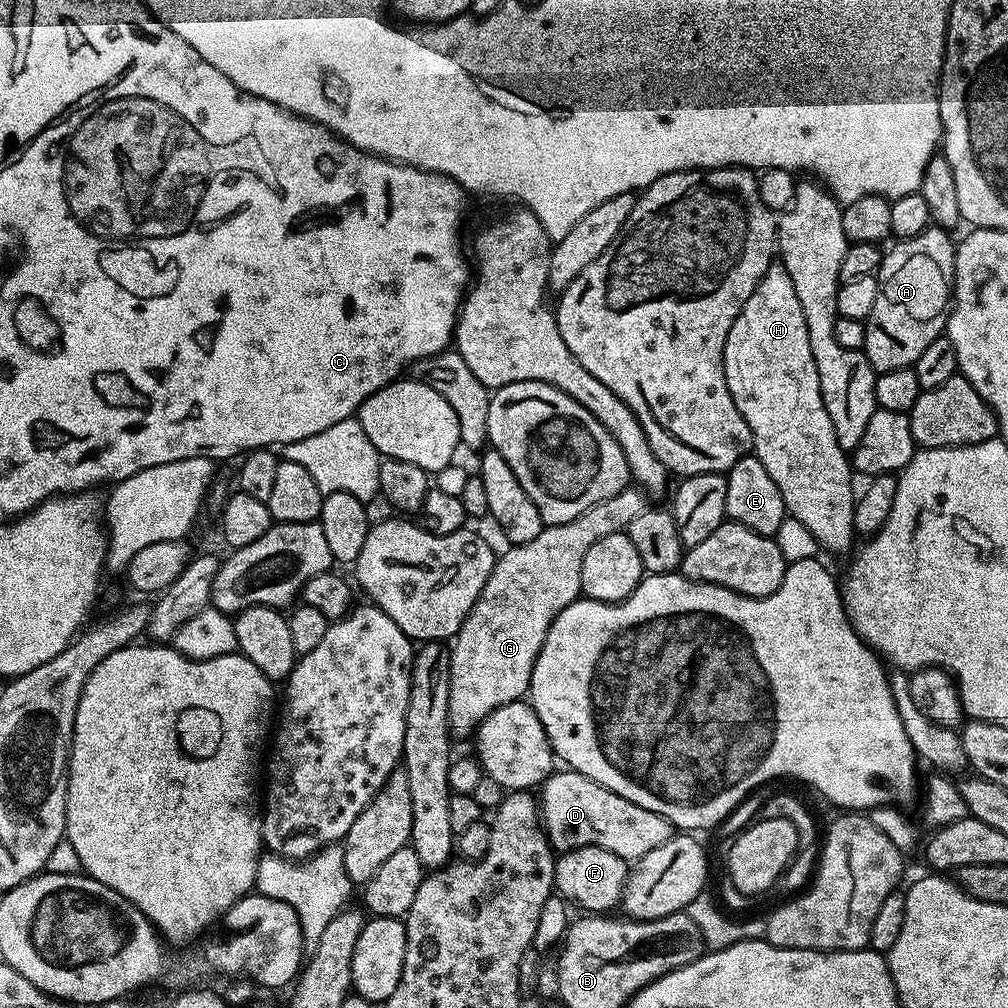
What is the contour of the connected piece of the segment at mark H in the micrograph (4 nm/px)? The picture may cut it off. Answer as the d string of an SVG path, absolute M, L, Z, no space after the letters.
M772 263L766 270L764 277L758 282L754 294L746 298L746 306L738 314L734 326L730 326L730 334L726 338L724 347L724 373L726 374L726 386L730 390L730 398L734 398L734 406L746 418L746 422L752 431L752 448L754 455L760 459L762 466L766 466L766 474L774 478L774 486L778 486L778 494L782 494L787 515L791 519L802 522L806 530L816 539L817 545L828 552L844 552L852 544L854 537L854 510L856 509L856 496L852 492L852 476L854 469L850 463L849 453L842 446L838 446L838 438L834 434L834 426L830 422L830 414L826 414L826 406L822 402L822 390L818 382L818 366L814 366L814 354L810 354L810 334L806 334L806 318L802 314L802 302L798 302L798 294L794 291L794 282L790 282L790 274L786 274L783 264Z

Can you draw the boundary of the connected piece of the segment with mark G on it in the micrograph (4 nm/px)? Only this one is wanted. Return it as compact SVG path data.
M635 486L623 488L614 498L606 498L602 502L598 502L594 506L590 506L590 510L586 510L576 520L571 520L565 524L550 524L538 534L538 538L530 538L530 542L525 544L513 544L505 547L505 552L499 553L496 565L492 568L490 578L486 582L486 586L482 586L482 594L478 598L478 602L474 602L474 606L470 610L470 614L466 618L466 622L462 622L462 626L456 631L456 635L450 644L450 710L448 711L448 731L453 737L459 736L471 737L479 728L488 715L496 708L501 708L507 704L513 704L515 700L524 700L529 695L530 685L532 682L532 667L538 658L538 654L544 645L546 634L550 630L550 626L554 622L554 618L558 618L558 614L566 606L570 606L581 595L580 579L582 578L582 558L586 558L586 550L590 550L590 546L594 546L594 542L598 542L598 538L606 538L615 532L622 532L627 529L630 521L638 518L638 514L642 514L646 507L645 493L641 492Z

